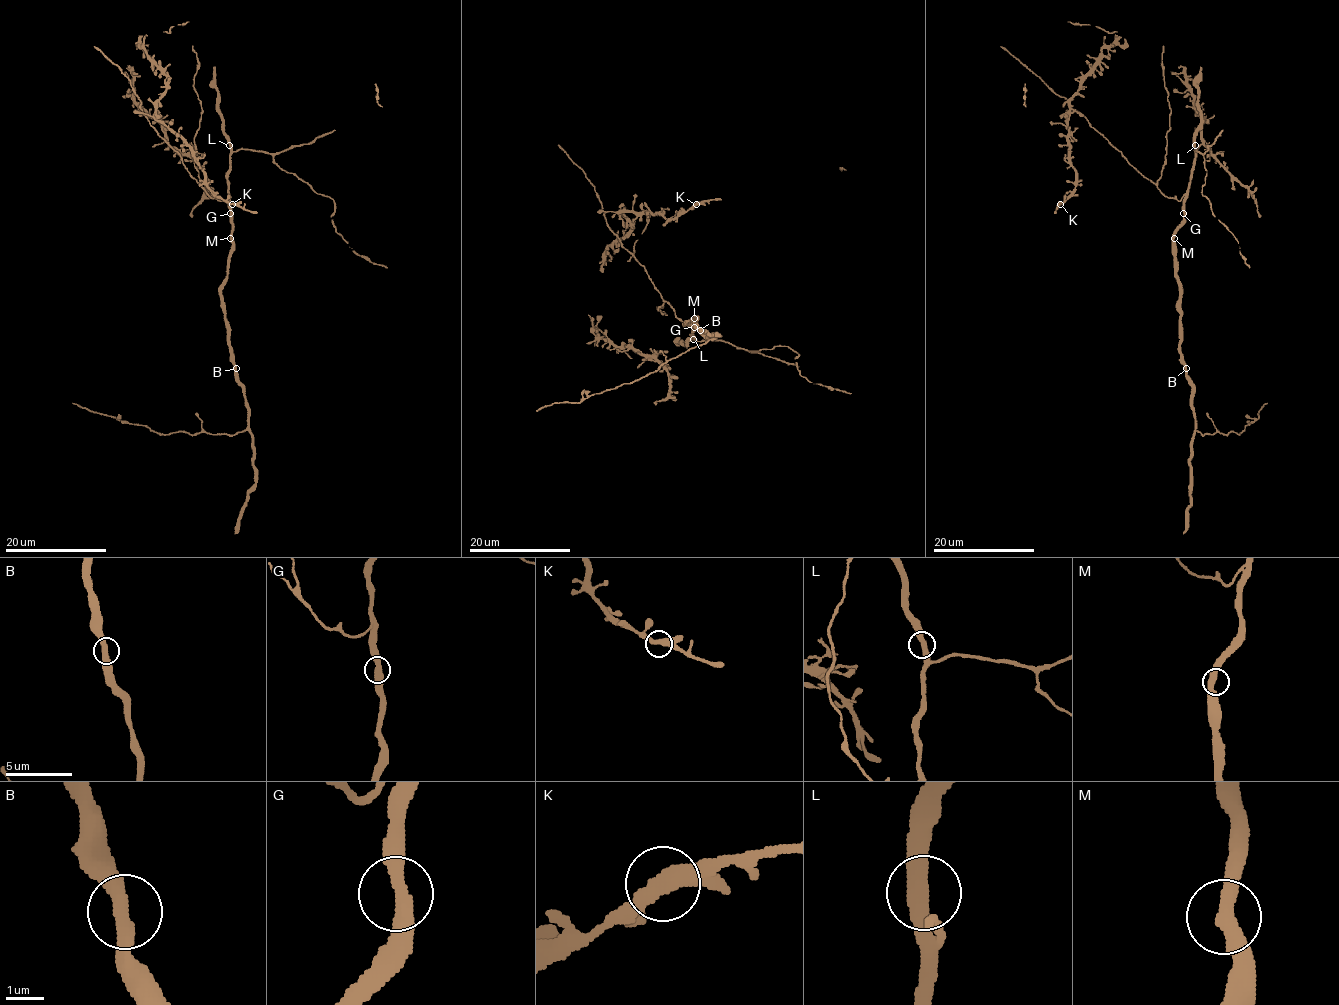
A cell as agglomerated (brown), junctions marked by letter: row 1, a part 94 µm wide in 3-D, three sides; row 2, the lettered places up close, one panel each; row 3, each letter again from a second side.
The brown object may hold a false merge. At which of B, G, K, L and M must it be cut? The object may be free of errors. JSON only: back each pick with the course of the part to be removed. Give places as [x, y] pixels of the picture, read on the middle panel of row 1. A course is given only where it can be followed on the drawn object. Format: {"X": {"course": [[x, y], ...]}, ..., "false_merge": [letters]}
{"false_merge": []}

